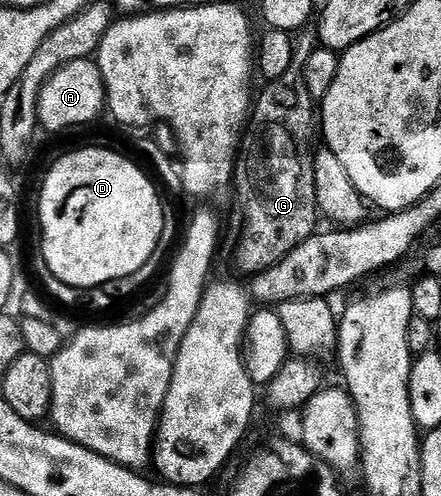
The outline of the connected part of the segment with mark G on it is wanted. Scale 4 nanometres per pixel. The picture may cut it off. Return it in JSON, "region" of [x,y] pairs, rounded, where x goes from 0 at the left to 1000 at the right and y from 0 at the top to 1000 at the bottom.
{"region":[[[689,60],[669,75],[662,93],[662,123],[658,125],[658,141],[649,141],[649,149],[639,149],[639,157],[615,163],[605,171],[608,179],[599,188],[583,192],[576,202],[576,216],[567,226],[567,258],[571,250],[571,276],[560,276],[558,286],[546,288],[531,333],[531,381],[544,393],[544,419],[553,425],[553,462],[544,468],[544,524],[553,530],[553,540],[569,552],[587,552],[619,540],[630,528],[639,528],[639,520],[649,520],[649,512],[664,508],[676,496],[685,496],[685,488],[694,488],[705,476],[719,474],[717,444],[728,442],[726,417],[721,415],[721,399],[717,397],[717,377],[712,375],[712,296],[707,288],[721,282],[721,210],[707,200],[703,181],[694,181],[694,157],[689,155],[689,135],[694,123],[703,119],[703,109],[721,93],[721,73],[714,63],[698,65]]]}

